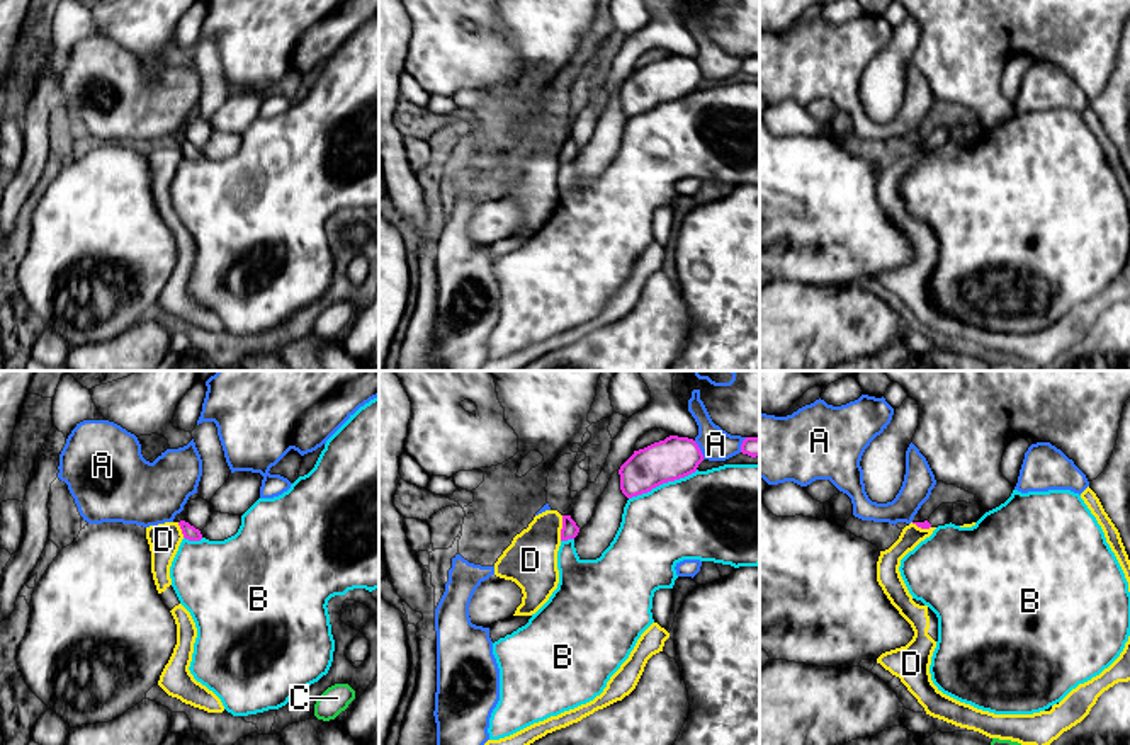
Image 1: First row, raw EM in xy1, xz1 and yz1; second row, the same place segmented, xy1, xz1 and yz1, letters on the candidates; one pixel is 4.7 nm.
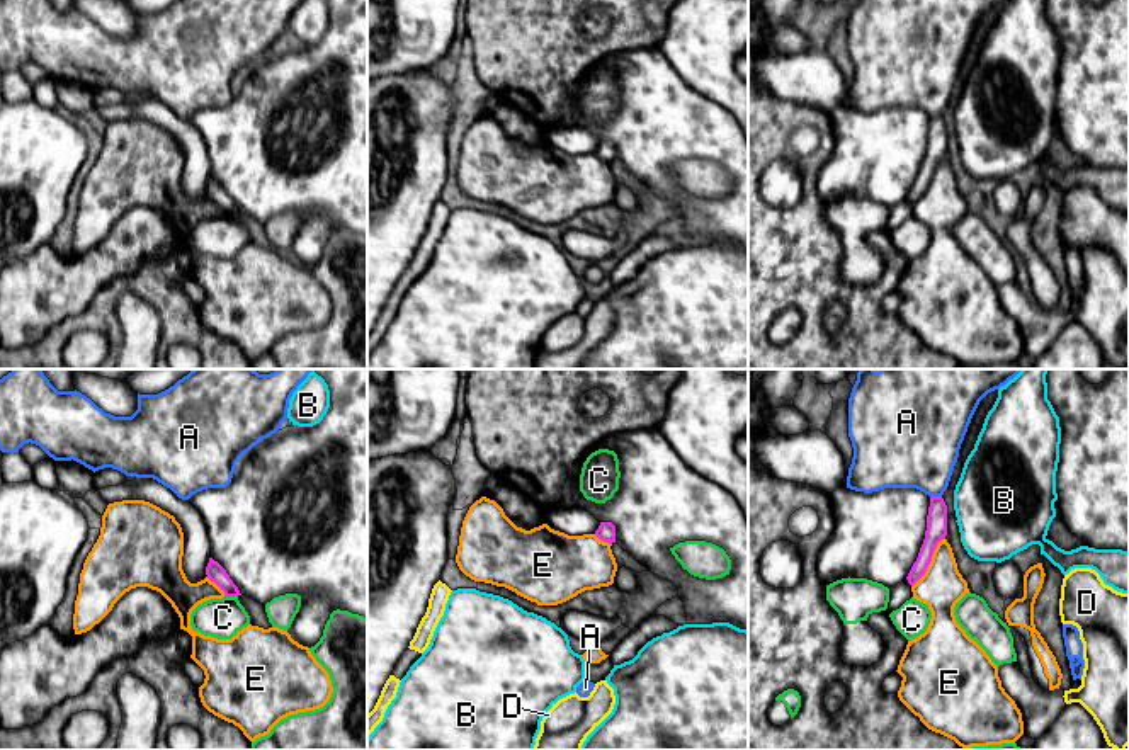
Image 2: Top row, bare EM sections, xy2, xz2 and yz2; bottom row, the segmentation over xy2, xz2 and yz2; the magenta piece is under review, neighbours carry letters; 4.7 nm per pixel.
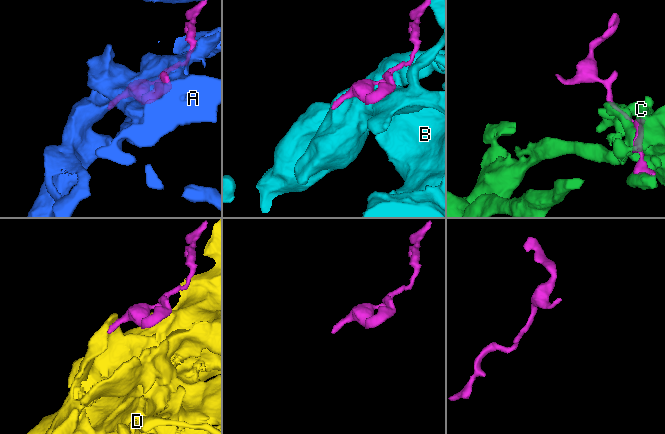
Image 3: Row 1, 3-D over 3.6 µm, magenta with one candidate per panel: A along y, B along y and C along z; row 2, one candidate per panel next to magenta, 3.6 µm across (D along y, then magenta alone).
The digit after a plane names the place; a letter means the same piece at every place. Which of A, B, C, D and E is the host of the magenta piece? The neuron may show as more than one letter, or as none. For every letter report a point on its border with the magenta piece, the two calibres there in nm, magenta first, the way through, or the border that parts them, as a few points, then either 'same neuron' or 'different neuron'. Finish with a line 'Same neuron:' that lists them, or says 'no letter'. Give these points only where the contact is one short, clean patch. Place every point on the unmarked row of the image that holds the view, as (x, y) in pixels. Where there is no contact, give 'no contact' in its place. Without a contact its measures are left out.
A: meets magenta in xz1 at (699, 68); 200 nm thick on the magenta side, 160 nm on the other; different neuron
B: meets magenta in xz1 at (663, 101); 200 nm thick on the magenta side, 420 nm on the other; different neuron
C: meets magenta in xy2 at (232, 215); 90 nm thick on the magenta side, 190 nm on the other; different neuron
D: meets magenta in xz1 at (563, 147); 80 nm thick on the magenta side, 240 nm on the other; border along xz1 (563, 135), (559, 159); different neuron
E: meets magenta in yz2 at (929, 182); 100 nm thick on the magenta side, 200 nm on the other; different neuron
Same neuron: no letter

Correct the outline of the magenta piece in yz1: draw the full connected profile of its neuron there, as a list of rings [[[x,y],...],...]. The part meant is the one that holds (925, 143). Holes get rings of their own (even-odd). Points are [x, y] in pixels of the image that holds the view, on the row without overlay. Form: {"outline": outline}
{"outline": [[[941,122],[931,134],[928,139],[924,141],[912,141],[921,148],[929,148],[929,146],[938,146],[938,145],[945,145],[950,143],[952,138],[952,129],[953,129],[953,122]]]}

